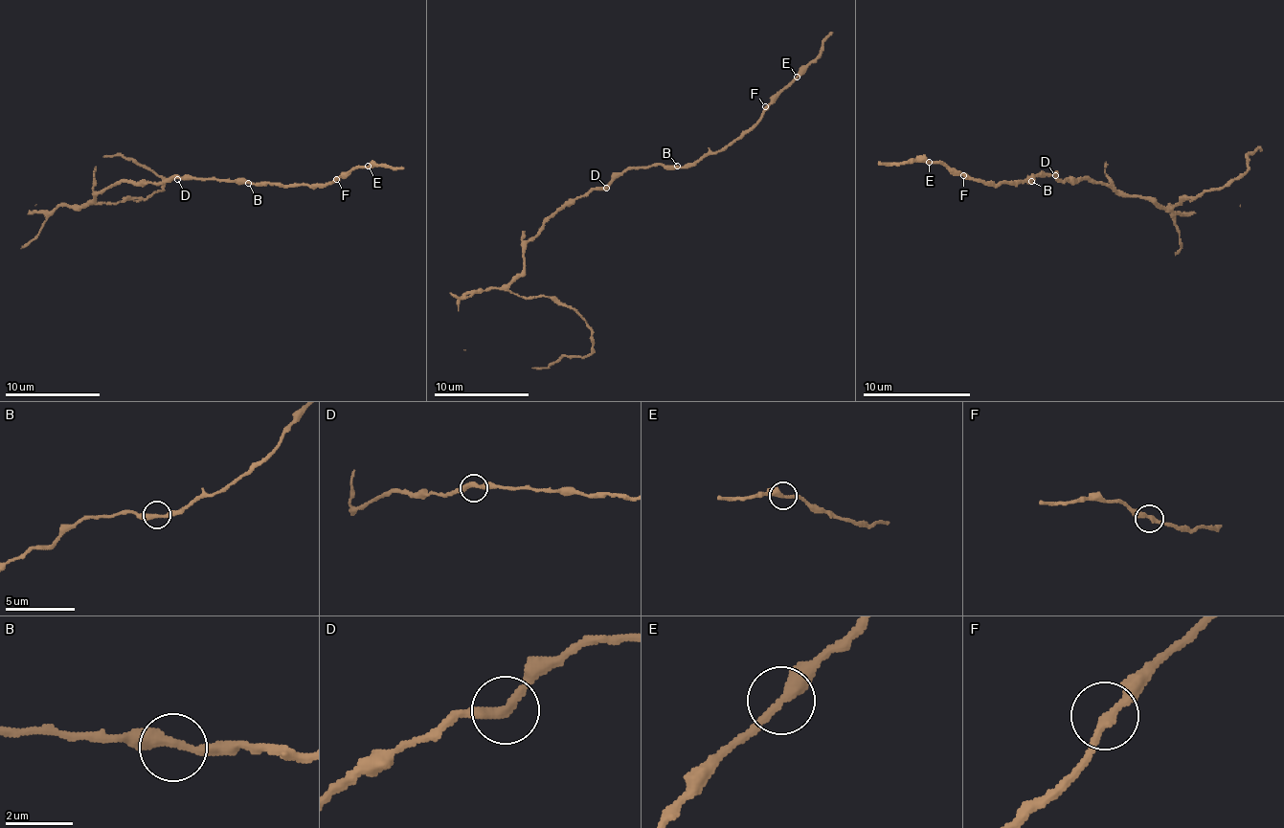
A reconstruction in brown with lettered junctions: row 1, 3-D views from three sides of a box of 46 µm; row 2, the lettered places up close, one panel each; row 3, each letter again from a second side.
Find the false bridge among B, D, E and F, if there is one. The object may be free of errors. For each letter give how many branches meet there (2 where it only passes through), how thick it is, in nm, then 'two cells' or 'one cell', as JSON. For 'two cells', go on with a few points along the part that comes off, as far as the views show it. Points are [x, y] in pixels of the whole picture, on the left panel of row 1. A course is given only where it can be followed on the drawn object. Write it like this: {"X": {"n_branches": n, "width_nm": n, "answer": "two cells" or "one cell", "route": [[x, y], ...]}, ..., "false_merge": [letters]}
{"B": {"n_branches": 2, "width_nm": 320, "answer": "one cell"}, "D": {"n_branches": 2, "width_nm": 320, "answer": "one cell"}, "E": {"n_branches": 2, "width_nm": 320, "answer": "one cell"}, "F": {"n_branches": 2, "width_nm": 280, "answer": "one cell"}, "false_merge": []}

